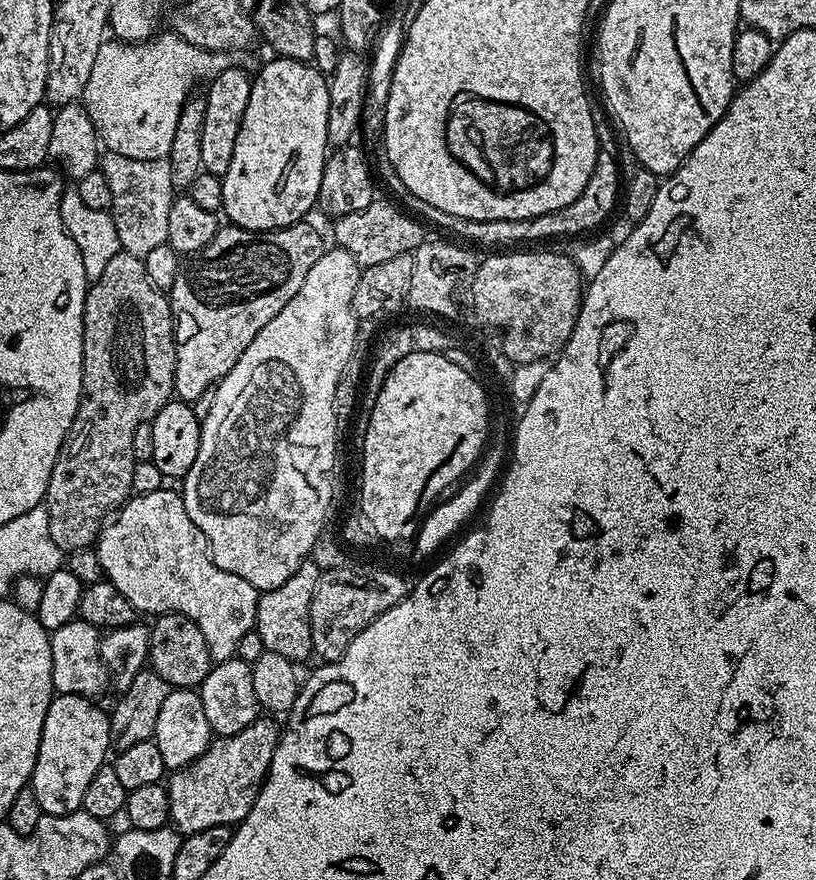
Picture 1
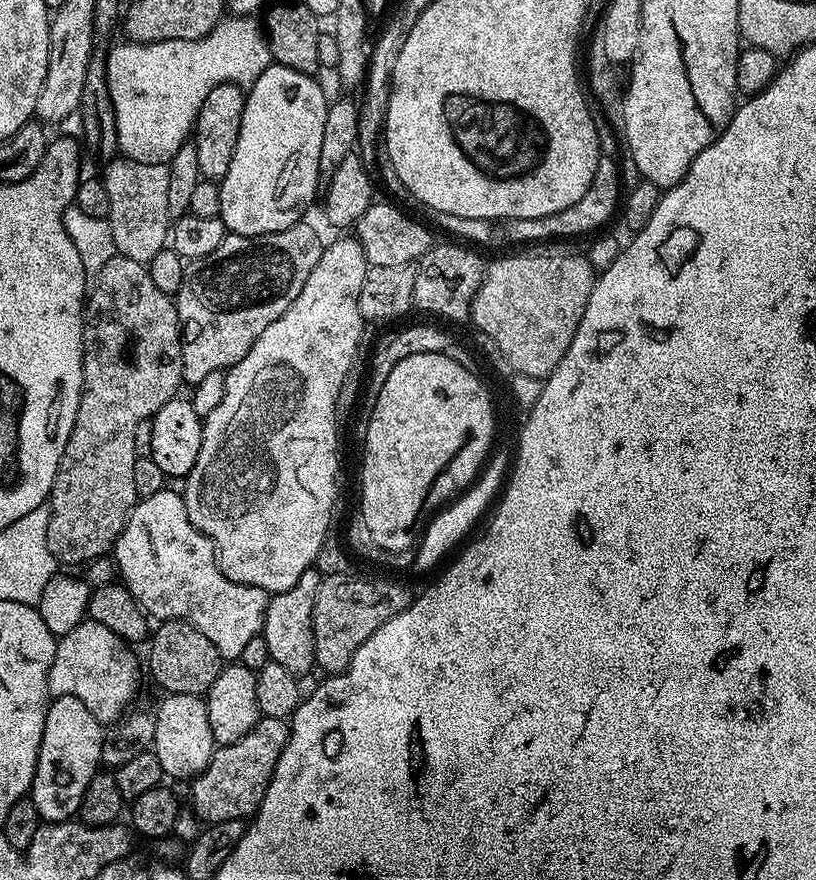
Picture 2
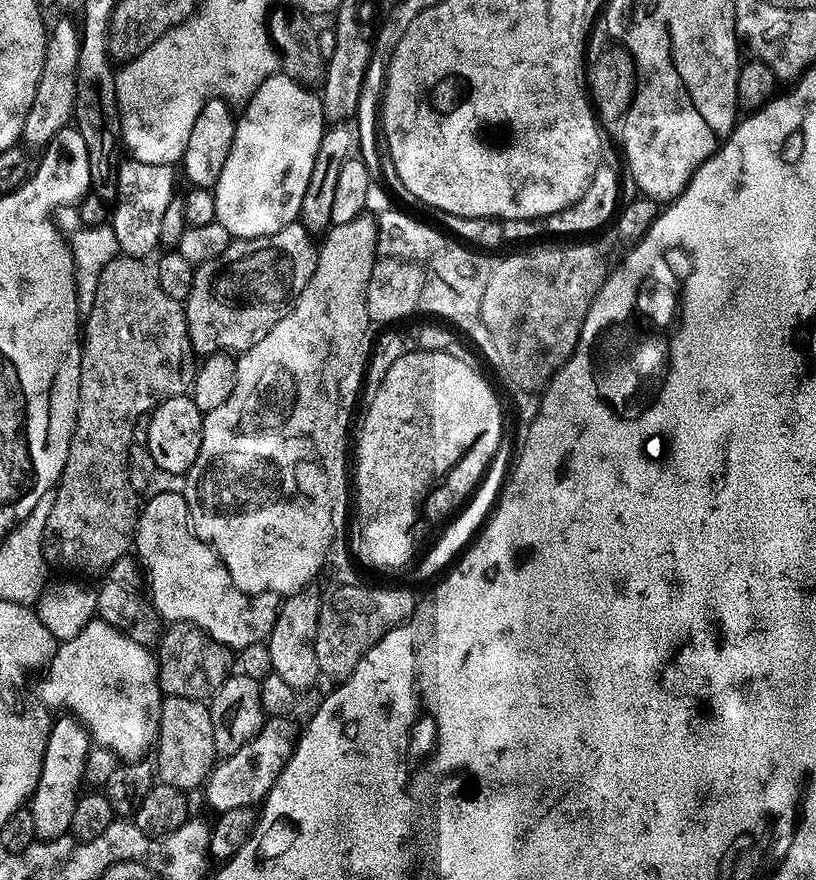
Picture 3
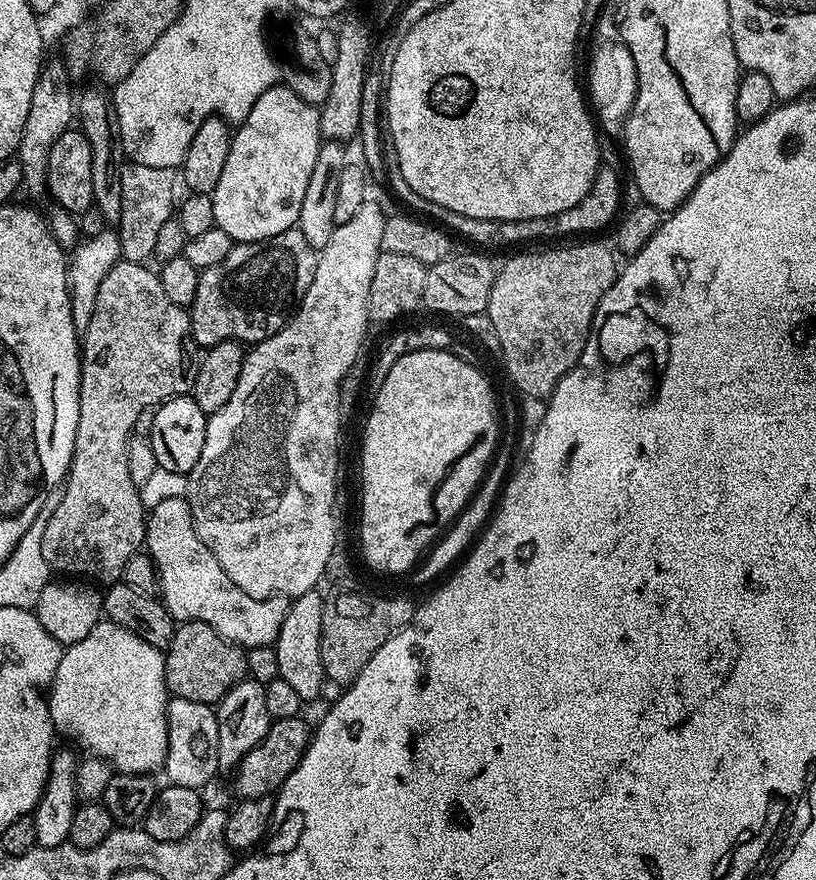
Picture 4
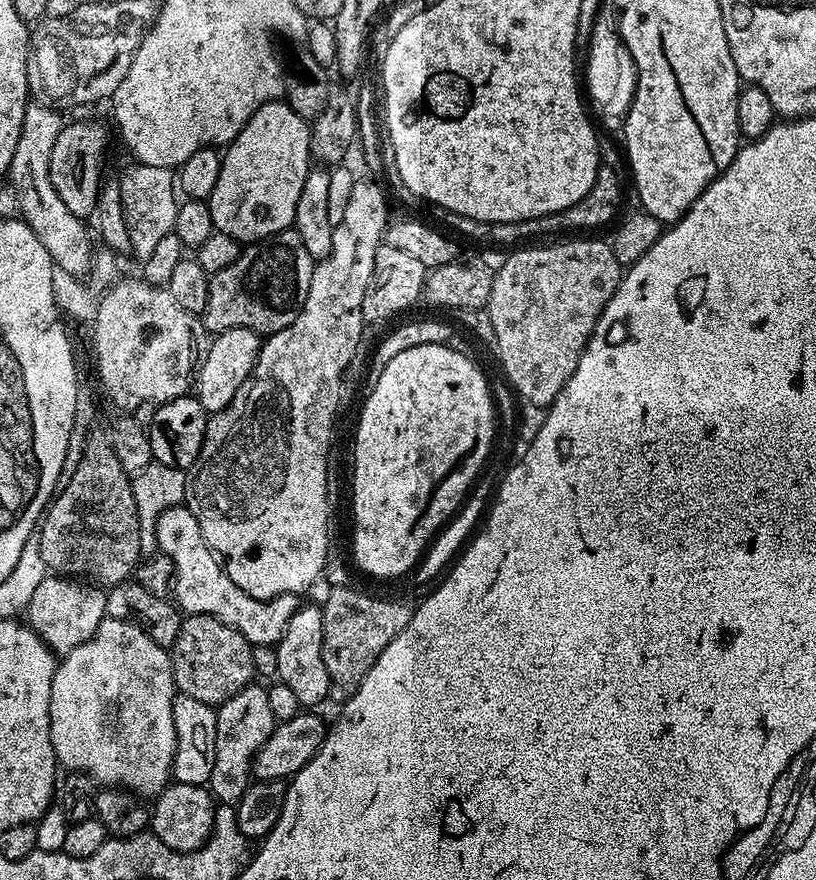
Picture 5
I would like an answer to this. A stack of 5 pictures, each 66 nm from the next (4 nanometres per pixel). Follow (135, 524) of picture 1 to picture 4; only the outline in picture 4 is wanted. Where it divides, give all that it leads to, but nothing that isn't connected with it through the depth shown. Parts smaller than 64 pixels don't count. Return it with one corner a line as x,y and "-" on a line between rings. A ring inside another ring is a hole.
185,497
166,498
166,502
158,502
158,506
154,506
147,513
146,552
152,557
157,568
158,592
173,620
206,622
214,630
218,630
222,638
226,638
232,644
240,645
245,650
267,644
275,645
282,622
288,613
289,597
271,596
265,600
259,600
250,598
246,590
238,590
238,586
230,582
226,570
218,566
218,558
214,558
214,554
204,545
202,538
198,538
196,527
192,525
192,511

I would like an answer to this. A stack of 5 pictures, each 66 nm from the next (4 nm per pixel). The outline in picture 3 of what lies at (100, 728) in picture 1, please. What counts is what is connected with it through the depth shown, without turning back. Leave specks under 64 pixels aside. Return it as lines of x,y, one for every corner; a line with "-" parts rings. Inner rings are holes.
60,715
53,719
46,742
42,774
38,778
38,786
30,797
34,830
37,837
42,840
53,840
59,836
69,835
74,818
74,806
82,794
82,785
85,783
85,764
90,749
90,737
84,725
71,715

